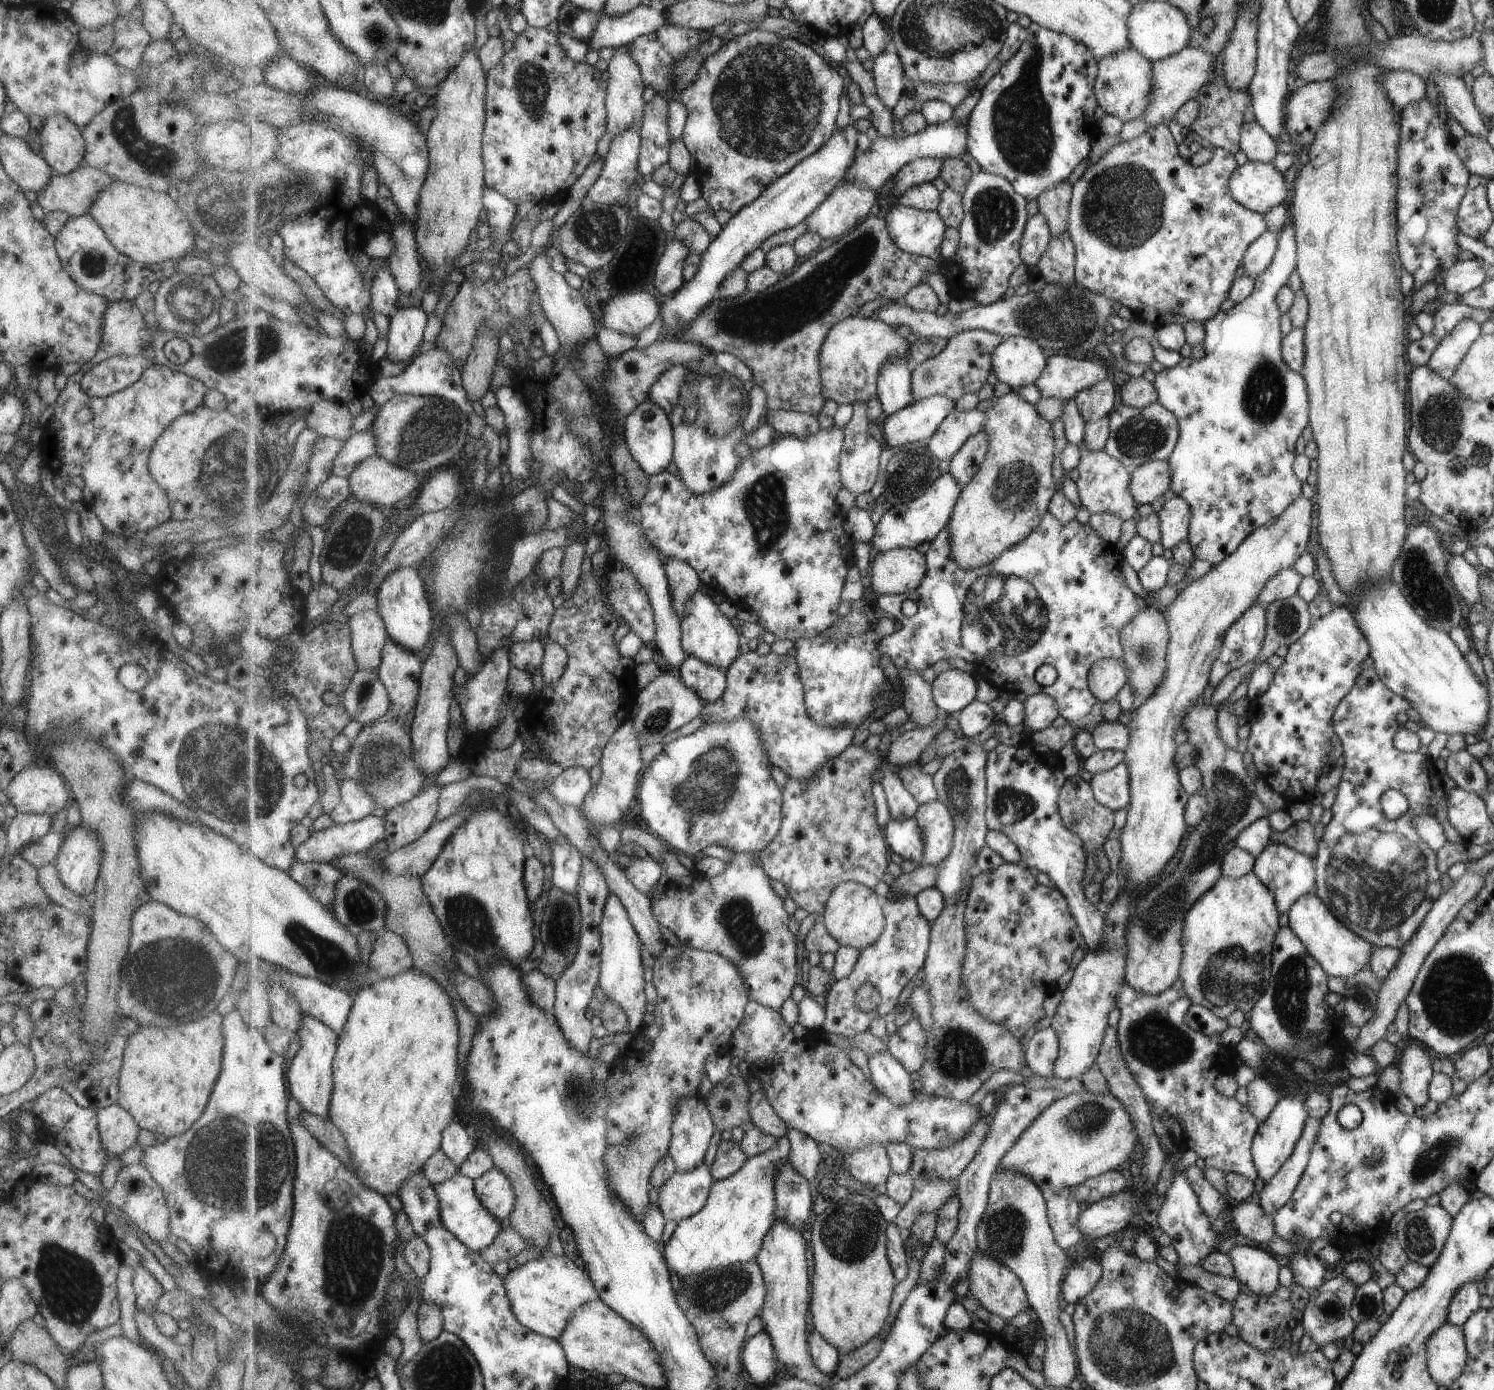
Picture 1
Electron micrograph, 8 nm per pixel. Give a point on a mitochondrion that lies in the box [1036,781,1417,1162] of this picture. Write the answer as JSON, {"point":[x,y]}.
{"point":[1154,1039]}

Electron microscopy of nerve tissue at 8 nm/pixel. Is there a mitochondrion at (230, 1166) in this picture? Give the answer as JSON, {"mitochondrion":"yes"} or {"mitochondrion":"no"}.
{"mitochondrion":"yes"}

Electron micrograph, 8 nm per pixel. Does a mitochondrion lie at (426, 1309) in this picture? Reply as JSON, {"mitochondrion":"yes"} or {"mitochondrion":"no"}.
{"mitochondrion":"no"}

